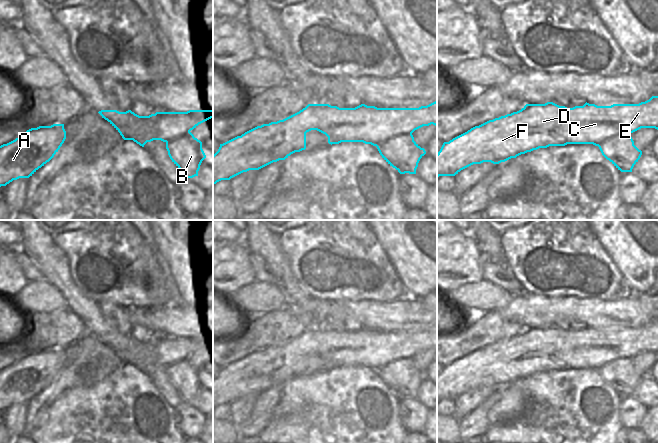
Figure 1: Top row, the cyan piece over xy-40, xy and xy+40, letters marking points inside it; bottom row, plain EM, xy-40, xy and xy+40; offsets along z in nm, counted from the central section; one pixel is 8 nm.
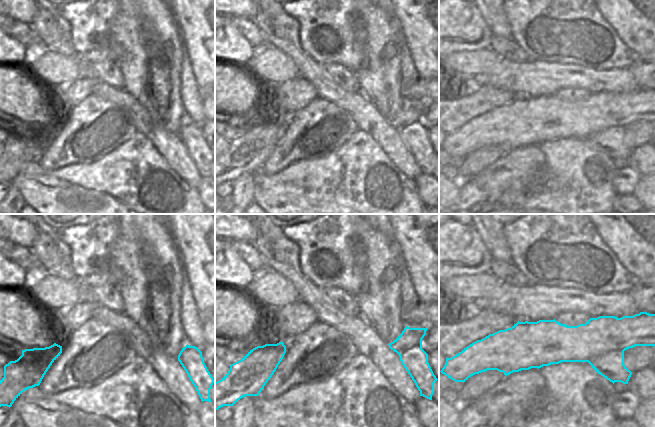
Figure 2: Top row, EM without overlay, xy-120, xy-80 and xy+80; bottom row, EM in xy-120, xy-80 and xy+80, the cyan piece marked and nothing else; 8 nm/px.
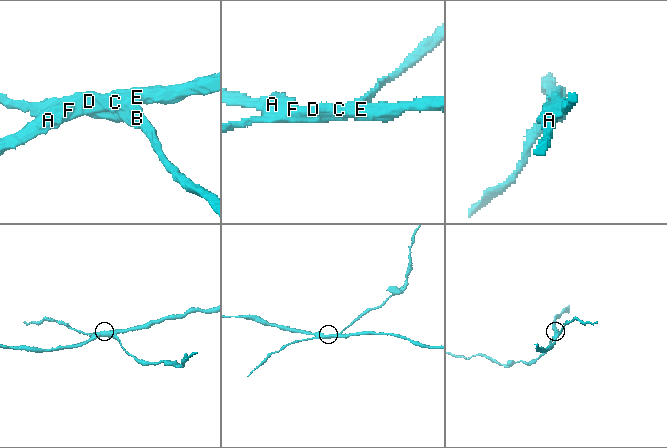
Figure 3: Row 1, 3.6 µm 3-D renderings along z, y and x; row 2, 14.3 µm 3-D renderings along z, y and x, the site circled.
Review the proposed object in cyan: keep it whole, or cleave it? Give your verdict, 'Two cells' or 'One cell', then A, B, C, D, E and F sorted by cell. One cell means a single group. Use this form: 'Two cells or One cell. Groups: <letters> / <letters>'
Two cells. Groups: A C D E F / B.

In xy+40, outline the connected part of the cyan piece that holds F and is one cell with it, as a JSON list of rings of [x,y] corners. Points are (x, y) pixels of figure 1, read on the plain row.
[[[658,320],[639,328],[613,328],[567,332],[553,326],[526,328],[521,334],[489,344],[467,356],[444,366],[437,377],[437,402],[455,400],[461,394],[483,386],[499,388],[521,378],[567,368],[593,368],[599,370],[605,364],[619,358],[631,358],[641,352],[658,354]]]

